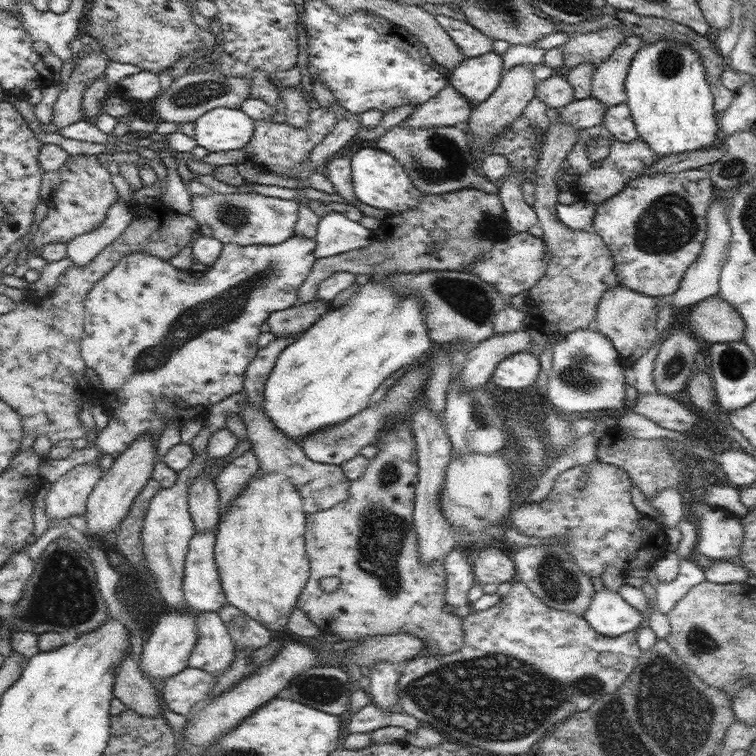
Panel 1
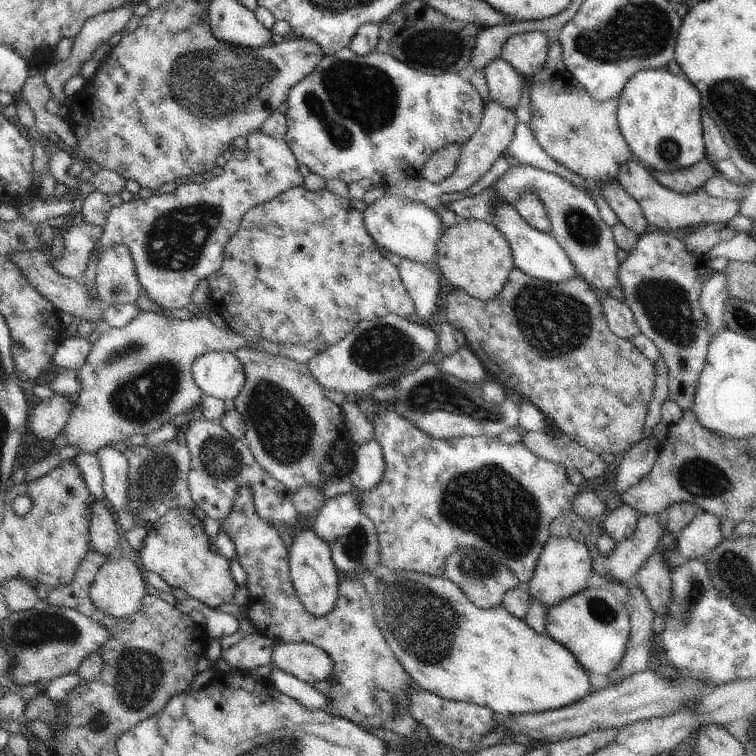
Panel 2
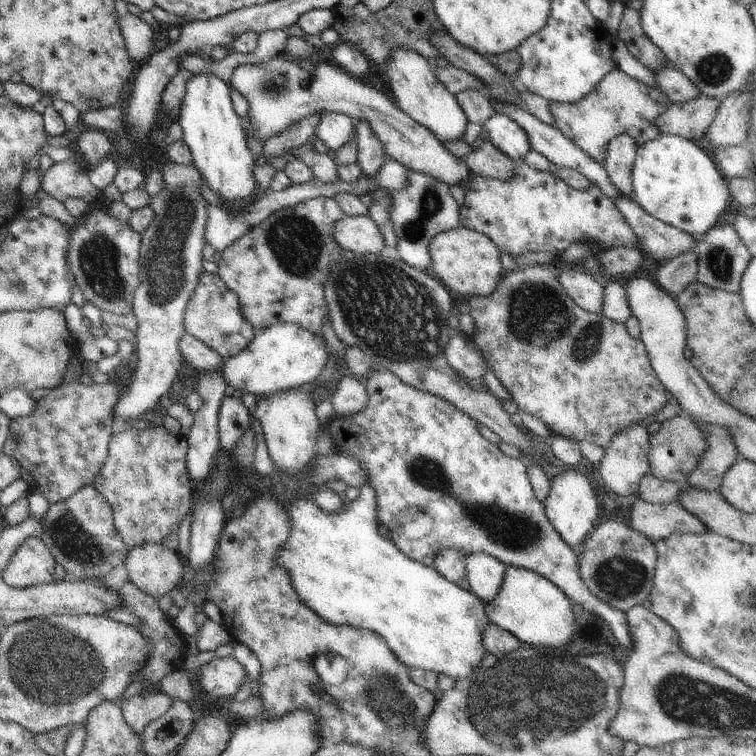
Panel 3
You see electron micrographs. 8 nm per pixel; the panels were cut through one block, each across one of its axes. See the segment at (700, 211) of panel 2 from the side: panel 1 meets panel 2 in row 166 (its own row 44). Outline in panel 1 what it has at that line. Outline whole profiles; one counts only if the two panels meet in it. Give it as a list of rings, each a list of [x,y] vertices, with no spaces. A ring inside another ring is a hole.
[[[628,36],[597,66],[590,84],[590,97],[602,102],[606,108],[626,102],[626,77],[643,43],[639,36]]]

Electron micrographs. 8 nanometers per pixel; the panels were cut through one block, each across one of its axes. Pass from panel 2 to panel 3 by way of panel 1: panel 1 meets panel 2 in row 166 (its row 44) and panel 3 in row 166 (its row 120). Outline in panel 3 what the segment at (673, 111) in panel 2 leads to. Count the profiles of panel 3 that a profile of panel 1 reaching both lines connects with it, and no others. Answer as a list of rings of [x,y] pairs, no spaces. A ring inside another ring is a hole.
[[[669,133],[637,146],[632,188],[634,200],[650,216],[697,238],[714,227],[731,196],[726,178],[712,158],[692,140]]]

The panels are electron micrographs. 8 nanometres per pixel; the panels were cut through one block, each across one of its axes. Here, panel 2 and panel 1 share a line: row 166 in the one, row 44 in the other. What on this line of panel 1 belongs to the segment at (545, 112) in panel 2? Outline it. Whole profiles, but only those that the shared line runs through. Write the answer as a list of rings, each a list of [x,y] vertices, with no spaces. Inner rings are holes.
[[[618,26],[605,27],[592,33],[568,33],[569,40],[564,46],[558,46],[564,52],[564,66],[592,63],[597,67],[607,59],[626,38]]]

